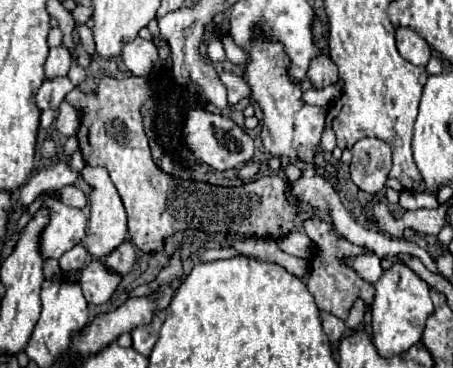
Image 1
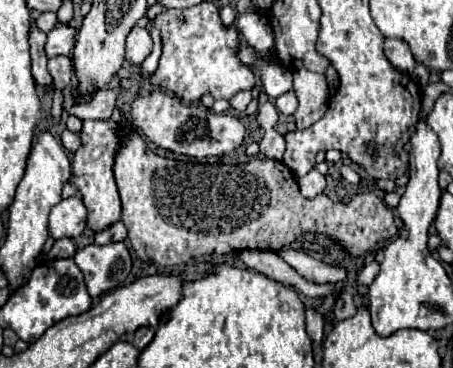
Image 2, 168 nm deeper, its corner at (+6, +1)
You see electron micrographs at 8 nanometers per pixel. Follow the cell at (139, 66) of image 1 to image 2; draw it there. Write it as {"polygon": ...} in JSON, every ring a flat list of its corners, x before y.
{"polygon":[[134,26,134,30,126,38,126,60,140,66,150,52,152,52,150,32,146,28]]}

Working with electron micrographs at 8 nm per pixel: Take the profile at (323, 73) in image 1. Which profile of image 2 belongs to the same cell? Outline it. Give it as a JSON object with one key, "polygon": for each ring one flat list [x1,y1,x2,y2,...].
{"polygon":[[306,68,294,70,294,94,298,98,298,110,294,112,298,130,312,126,328,110,328,84,324,74,310,72]]}

